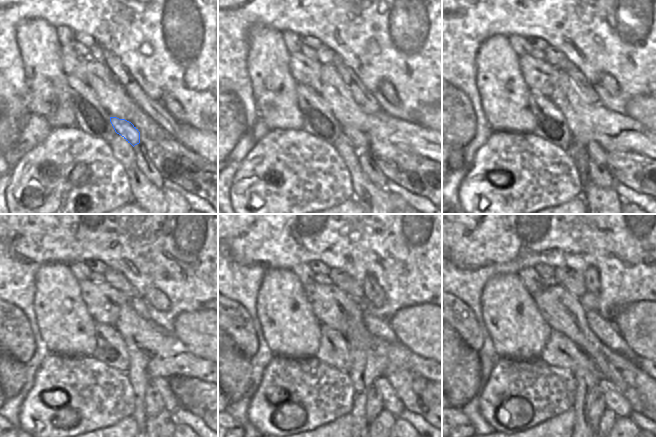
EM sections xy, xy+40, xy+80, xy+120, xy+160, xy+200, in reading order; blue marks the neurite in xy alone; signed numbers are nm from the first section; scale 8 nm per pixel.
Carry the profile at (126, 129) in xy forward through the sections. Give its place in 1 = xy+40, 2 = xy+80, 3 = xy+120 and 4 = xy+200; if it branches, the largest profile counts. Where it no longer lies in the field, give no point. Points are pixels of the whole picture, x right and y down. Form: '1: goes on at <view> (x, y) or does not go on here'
1: goes on at xy+40 (359, 140)
2: goes on at xy+80 (595, 152)
3: goes on at xy+120 (171, 403)
4: goes on at xy+200 (615, 401)

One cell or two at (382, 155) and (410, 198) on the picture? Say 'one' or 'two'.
two

